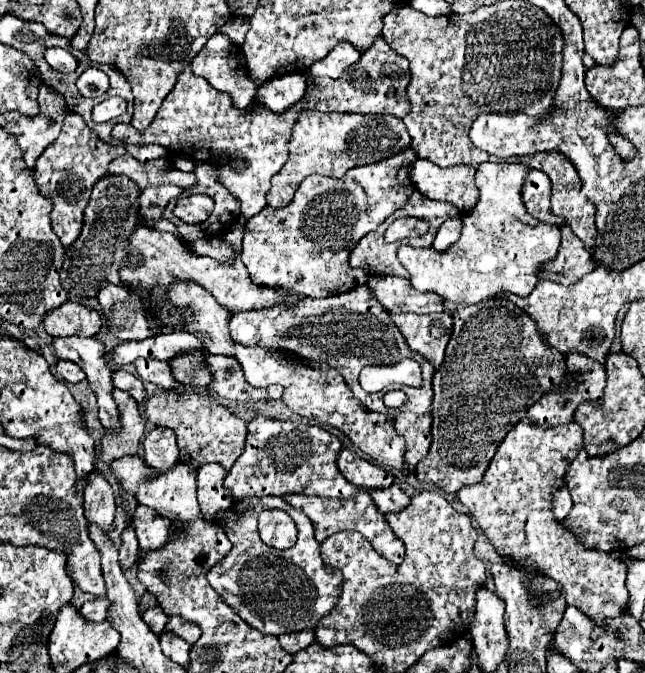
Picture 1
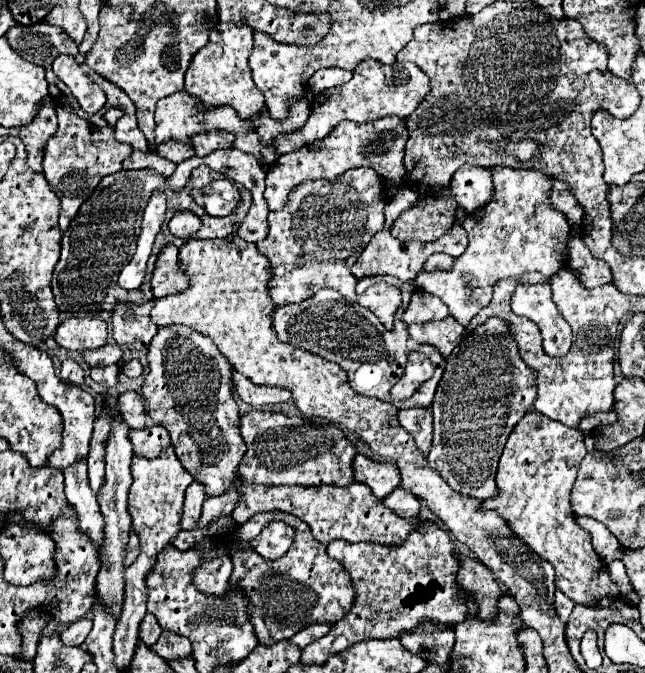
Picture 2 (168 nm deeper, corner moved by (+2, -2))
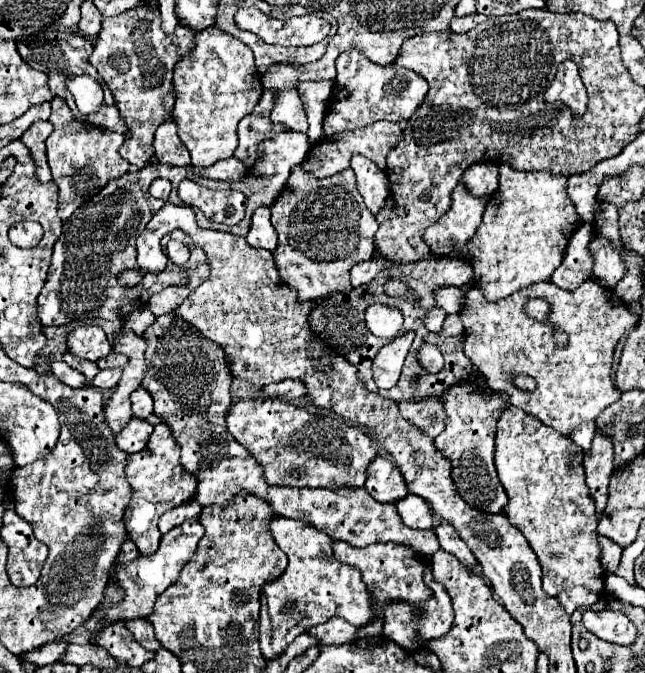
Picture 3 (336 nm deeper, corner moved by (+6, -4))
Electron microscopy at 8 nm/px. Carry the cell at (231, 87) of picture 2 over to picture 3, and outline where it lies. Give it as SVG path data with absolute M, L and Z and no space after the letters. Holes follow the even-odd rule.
M210 26L210 30L196 34L196 46L176 62L172 82L176 92L172 116L178 124L178 134L192 156L192 166L208 168L218 160L230 158L238 146L238 122L252 114L262 96L262 84L250 48Z

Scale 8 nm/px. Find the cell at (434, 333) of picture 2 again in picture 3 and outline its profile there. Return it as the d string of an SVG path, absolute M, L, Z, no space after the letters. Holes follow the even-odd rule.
M448 314L444 320L444 328L442 328L442 336L460 336L464 332L462 320L458 314Z

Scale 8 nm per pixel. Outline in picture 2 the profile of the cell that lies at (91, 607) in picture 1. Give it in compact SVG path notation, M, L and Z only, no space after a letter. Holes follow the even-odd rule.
M80 618L80 620L72 622L72 624L60 634L62 642L64 642L64 644L70 644L70 646L82 646L82 642L86 640L86 636L88 636L88 632L90 632L90 624L92 624L90 618Z

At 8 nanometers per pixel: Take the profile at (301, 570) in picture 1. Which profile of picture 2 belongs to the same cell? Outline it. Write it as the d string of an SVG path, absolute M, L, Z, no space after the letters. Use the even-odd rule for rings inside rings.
M278 510L258 512L236 528L236 536L238 540L234 542L232 552L234 570L228 584L230 588L238 588L248 600L246 610L260 644L276 644L316 622L334 624L350 610L354 590L350 588L348 572L326 554L326 546L312 536L304 520ZM270 520L284 520L296 530L292 548L278 560L264 560L254 548L250 548L250 542L258 536L262 524L268 524Z

